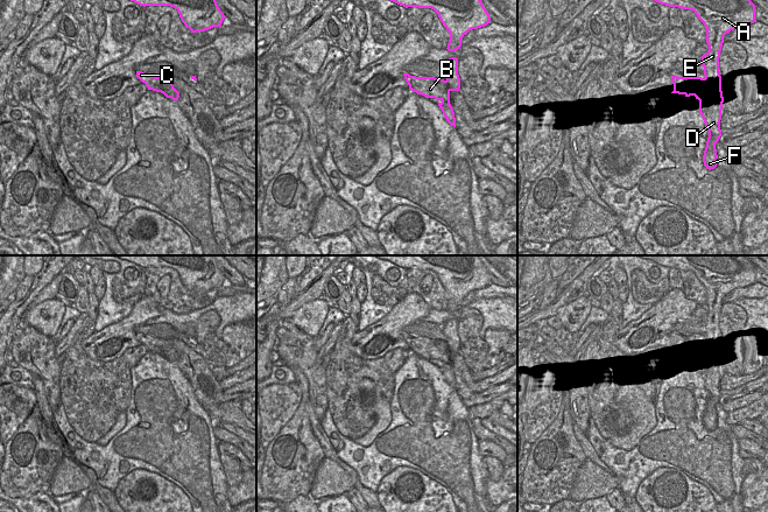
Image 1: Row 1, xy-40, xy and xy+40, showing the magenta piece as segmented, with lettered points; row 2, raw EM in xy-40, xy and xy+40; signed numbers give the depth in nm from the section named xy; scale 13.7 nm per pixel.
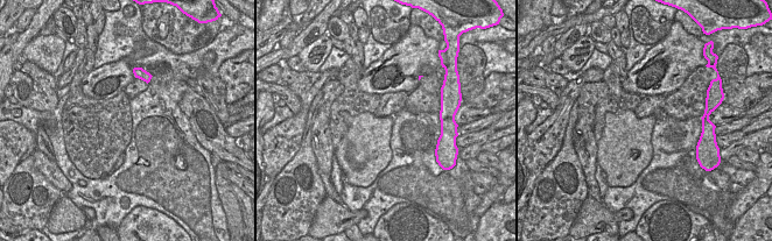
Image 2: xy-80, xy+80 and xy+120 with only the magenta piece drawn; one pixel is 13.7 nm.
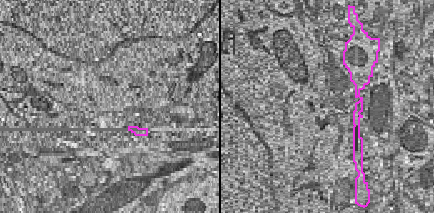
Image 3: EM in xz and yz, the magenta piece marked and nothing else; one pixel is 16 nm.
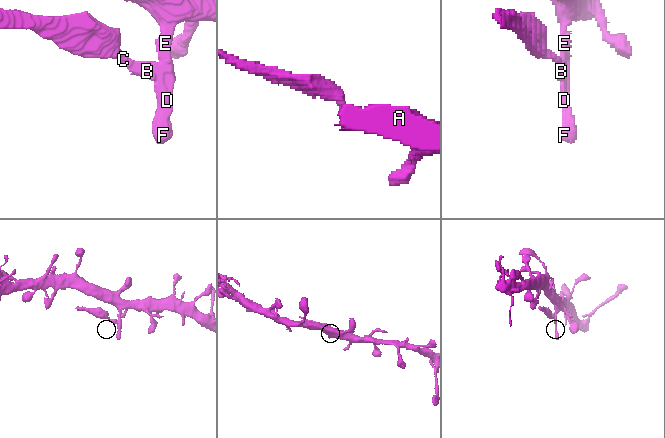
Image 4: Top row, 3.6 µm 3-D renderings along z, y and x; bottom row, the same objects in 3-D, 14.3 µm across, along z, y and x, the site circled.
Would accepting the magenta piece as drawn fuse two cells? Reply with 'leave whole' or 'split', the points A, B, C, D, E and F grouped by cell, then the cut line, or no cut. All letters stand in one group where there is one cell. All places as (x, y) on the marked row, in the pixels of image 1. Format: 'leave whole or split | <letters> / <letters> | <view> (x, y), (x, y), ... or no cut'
split | A D E F / B C | xy+40 (710, 77), (710, 98), (699, 106)

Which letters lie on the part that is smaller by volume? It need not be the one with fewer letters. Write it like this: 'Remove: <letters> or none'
Remove: B, C

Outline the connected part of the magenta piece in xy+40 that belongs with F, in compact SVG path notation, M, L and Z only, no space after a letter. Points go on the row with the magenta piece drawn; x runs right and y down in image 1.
M654 0L669 7L691 9L704 23L709 50L702 58L705 78L711 79L710 99L699 106L699 113L709 131L709 138L703 155L706 169L717 167L716 143L721 136L720 120L723 110L721 76L719 57L724 36L738 27L746 27L756 22L755 5L751 0Z

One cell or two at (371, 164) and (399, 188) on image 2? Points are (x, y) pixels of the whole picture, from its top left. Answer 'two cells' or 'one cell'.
two cells

